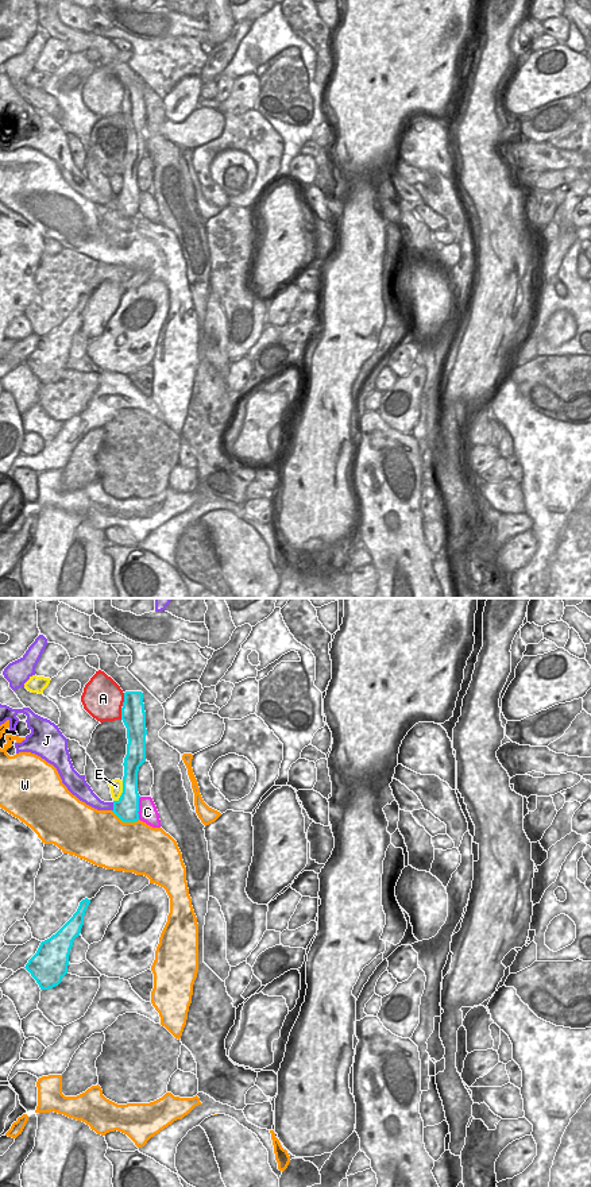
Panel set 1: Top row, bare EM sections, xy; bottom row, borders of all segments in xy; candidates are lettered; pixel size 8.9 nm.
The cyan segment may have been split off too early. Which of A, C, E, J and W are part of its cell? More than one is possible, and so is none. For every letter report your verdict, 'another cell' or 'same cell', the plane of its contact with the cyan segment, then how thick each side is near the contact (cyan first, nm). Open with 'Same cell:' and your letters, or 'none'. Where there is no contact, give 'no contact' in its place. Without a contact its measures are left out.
Same cell: none
A: another cell; meets cyan in xy; 220 nm thick on the cyan side, 360 nm on the other
C: another cell; meets cyan in xy; 200 nm thick on the cyan side, 170 nm on the other
E: another cell; meets cyan in xy; 200 nm thick on the cyan side, 120 nm on the other
J: another cell; meets cyan in xy; 200 nm thick on the cyan side, 120 nm on the other
W: another cell; meets cyan in xy; 200 nm thick on the cyan side, 480 nm on the other

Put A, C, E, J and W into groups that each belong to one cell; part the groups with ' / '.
A / C E / J / W

